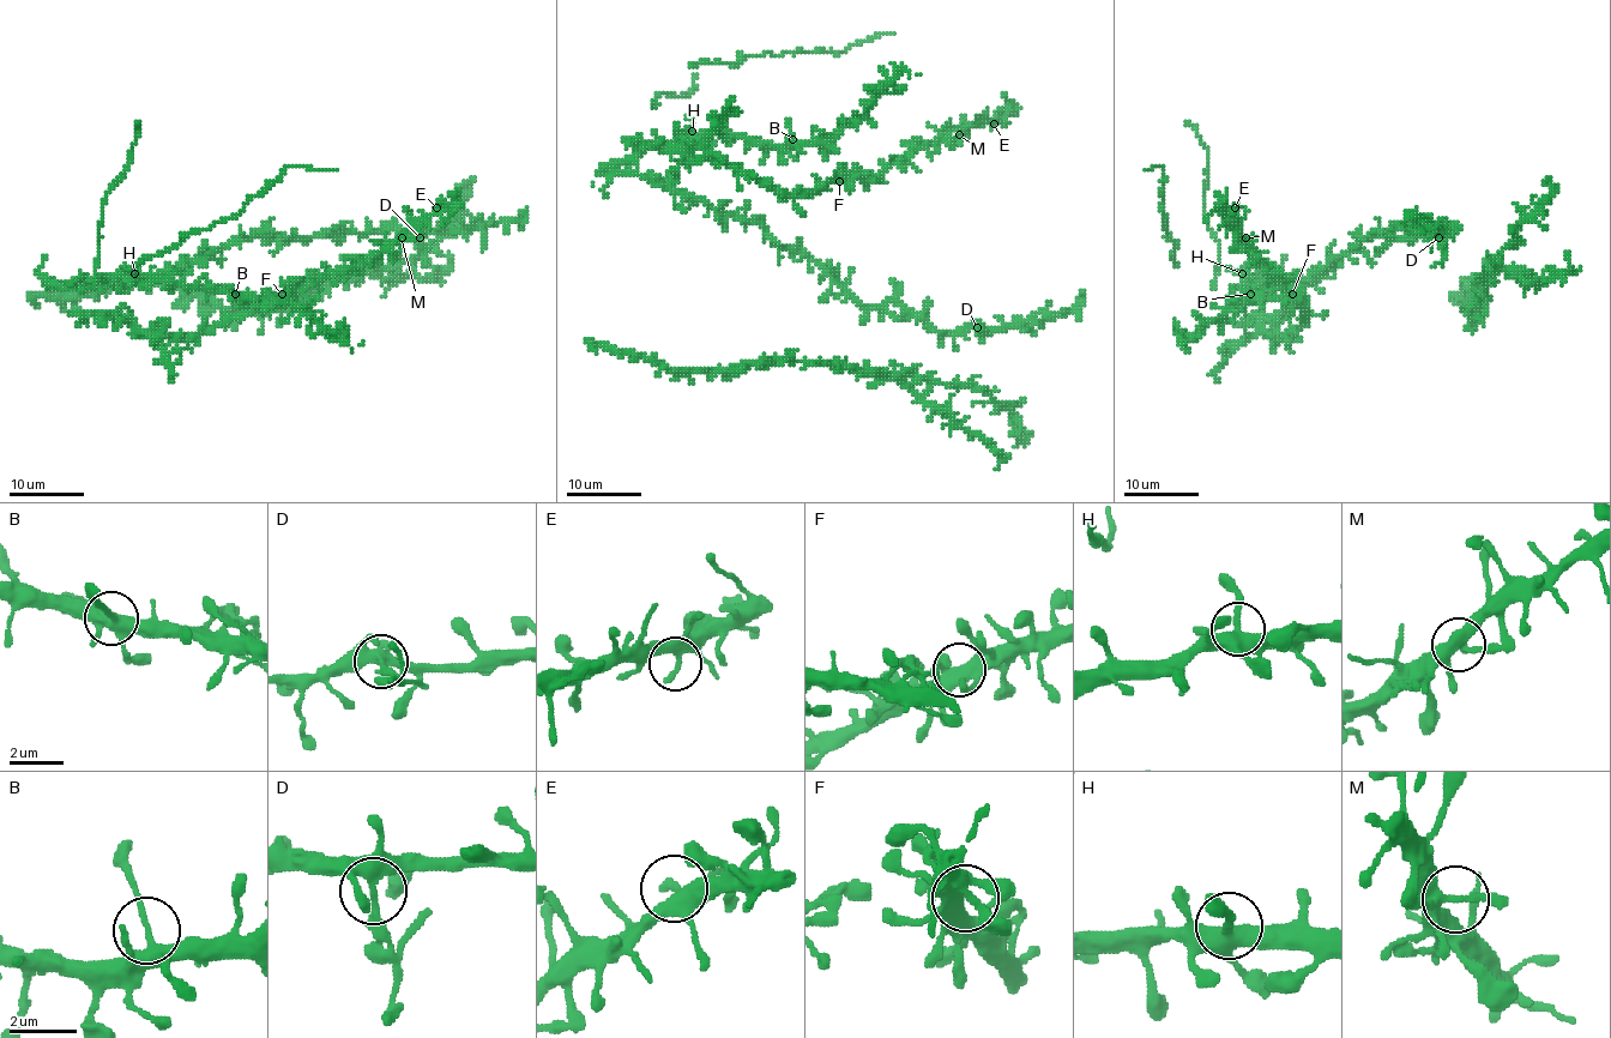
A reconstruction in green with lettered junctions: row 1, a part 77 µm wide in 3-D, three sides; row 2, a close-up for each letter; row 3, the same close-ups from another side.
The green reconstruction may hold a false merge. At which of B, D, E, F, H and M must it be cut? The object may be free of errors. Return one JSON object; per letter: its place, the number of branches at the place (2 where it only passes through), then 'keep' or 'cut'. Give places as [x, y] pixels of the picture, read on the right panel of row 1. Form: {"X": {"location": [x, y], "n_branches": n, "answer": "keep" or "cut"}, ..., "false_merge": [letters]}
{"B": {"location": [1250, 294], "n_branches": 4, "answer": "keep"}, "D": {"location": [1438, 237], "n_branches": 5, "answer": "cut"}, "E": {"location": [1235, 207], "n_branches": 4, "answer": "keep"}, "F": {"location": [1292, 294], "n_branches": 5, "answer": "keep"}, "H": {"location": [1242, 273], "n_branches": 4, "answer": "keep"}, "M": {"location": [1246, 237], "n_branches": 5, "answer": "keep"}, "false_merge": ["D"]}

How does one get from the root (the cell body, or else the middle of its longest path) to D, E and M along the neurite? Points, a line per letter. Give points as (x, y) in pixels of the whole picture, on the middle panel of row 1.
D: (776, 241), (804, 251), (866, 306), (897, 302), (943, 332), (963, 332), (977, 326)
E: (776, 241), (653, 185), (634, 160), (731, 133), (825, 144), (845, 176), (876, 177), (994, 124)
M: (776, 241), (653, 185), (634, 160), (681, 137), (731, 133), (825, 144), (845, 176), (876, 177), (959, 134)

